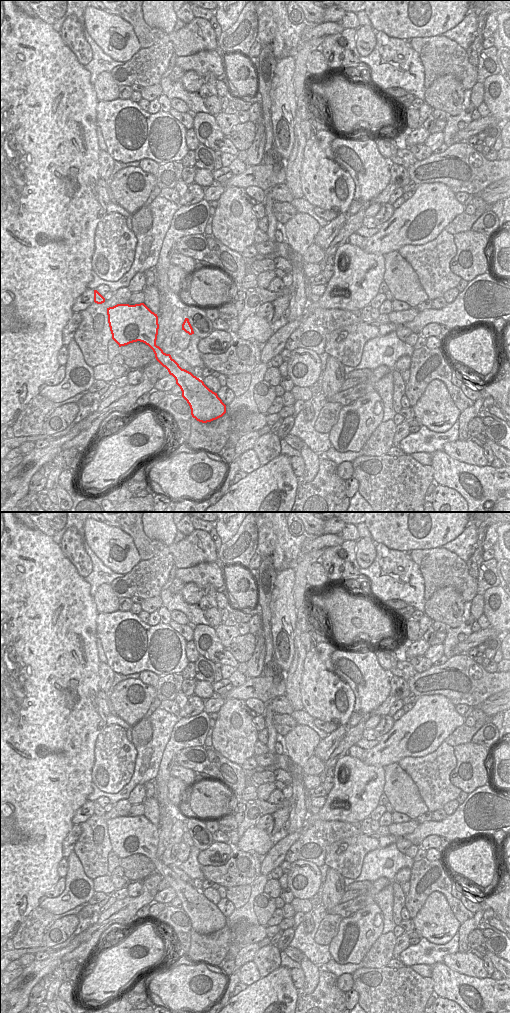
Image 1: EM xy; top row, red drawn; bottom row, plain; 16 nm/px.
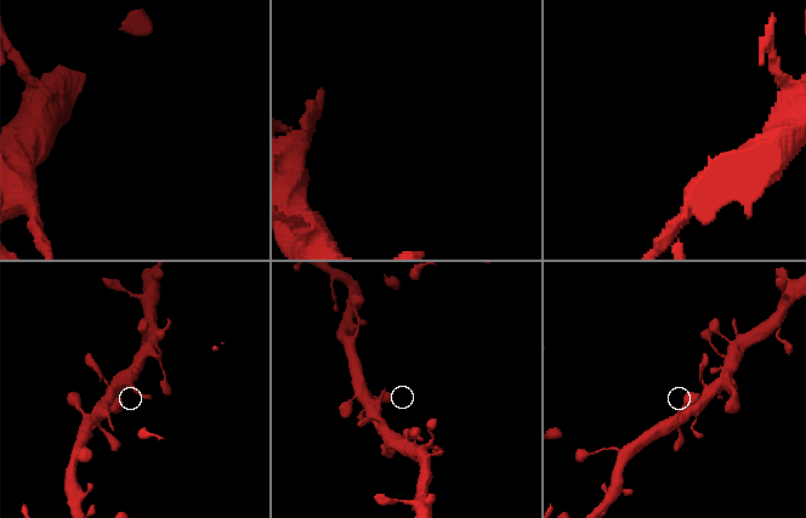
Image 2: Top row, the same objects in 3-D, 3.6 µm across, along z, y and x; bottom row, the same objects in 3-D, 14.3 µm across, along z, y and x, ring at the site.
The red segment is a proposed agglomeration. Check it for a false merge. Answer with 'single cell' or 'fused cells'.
single cell

